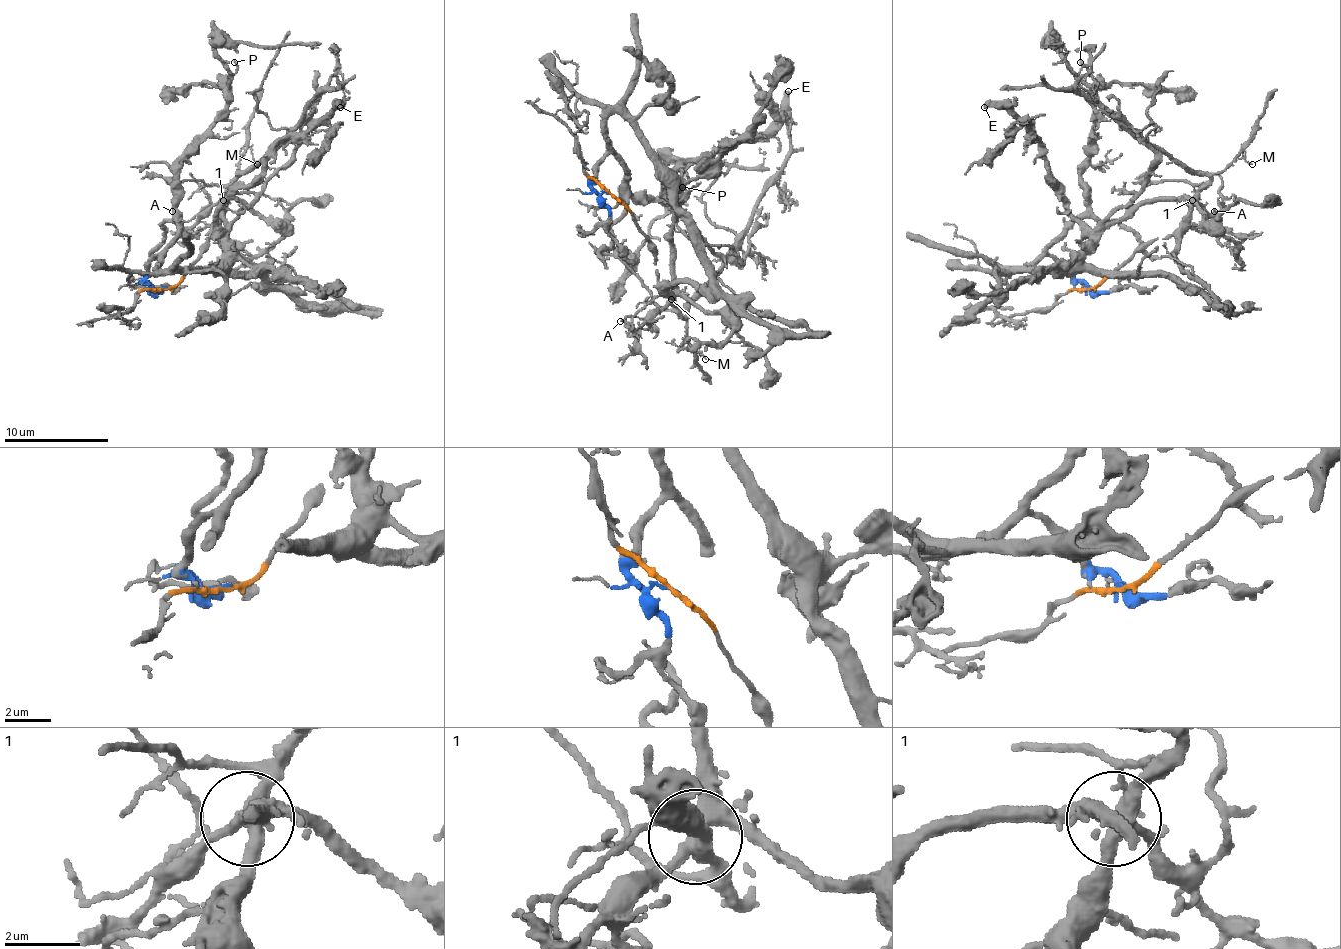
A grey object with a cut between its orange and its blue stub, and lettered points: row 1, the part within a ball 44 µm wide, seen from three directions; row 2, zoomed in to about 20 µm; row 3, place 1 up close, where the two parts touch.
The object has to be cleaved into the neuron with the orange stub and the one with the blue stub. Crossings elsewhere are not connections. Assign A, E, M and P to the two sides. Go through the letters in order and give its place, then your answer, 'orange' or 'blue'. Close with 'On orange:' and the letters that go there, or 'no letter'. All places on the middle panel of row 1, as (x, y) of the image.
A: place (620, 321); blue
E: place (788, 91); blue
M: place (705, 359); orange
P: place (682, 187); blue
On orange: M

